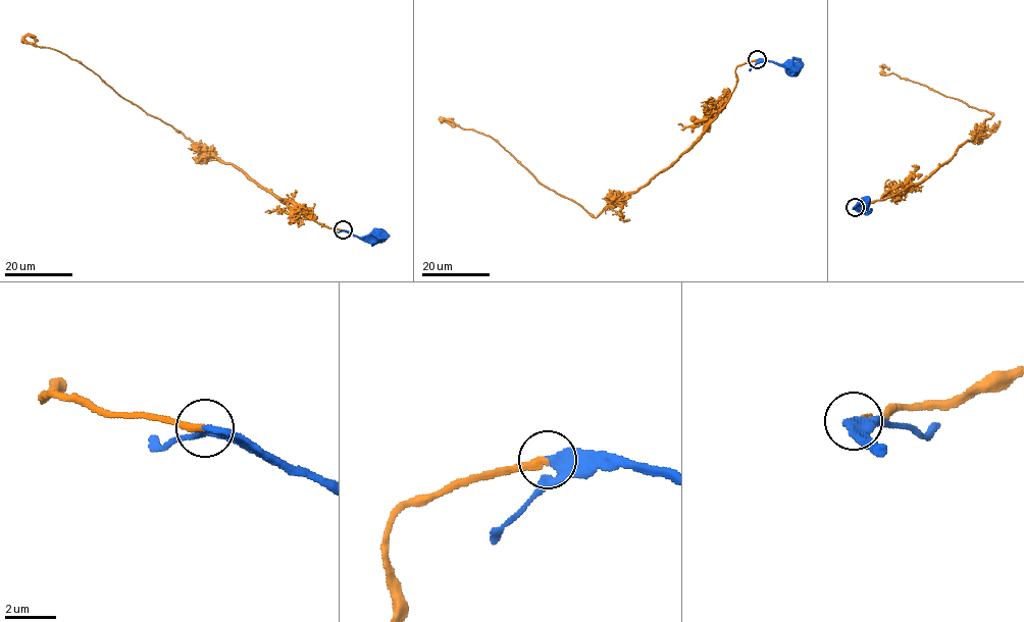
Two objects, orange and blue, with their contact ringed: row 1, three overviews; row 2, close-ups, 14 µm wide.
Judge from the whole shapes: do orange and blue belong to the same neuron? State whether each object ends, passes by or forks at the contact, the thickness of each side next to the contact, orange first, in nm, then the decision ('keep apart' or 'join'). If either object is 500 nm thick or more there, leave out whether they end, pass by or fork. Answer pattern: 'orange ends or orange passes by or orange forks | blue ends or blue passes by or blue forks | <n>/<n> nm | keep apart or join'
orange ends | blue passes by | 300/260 nm | join

